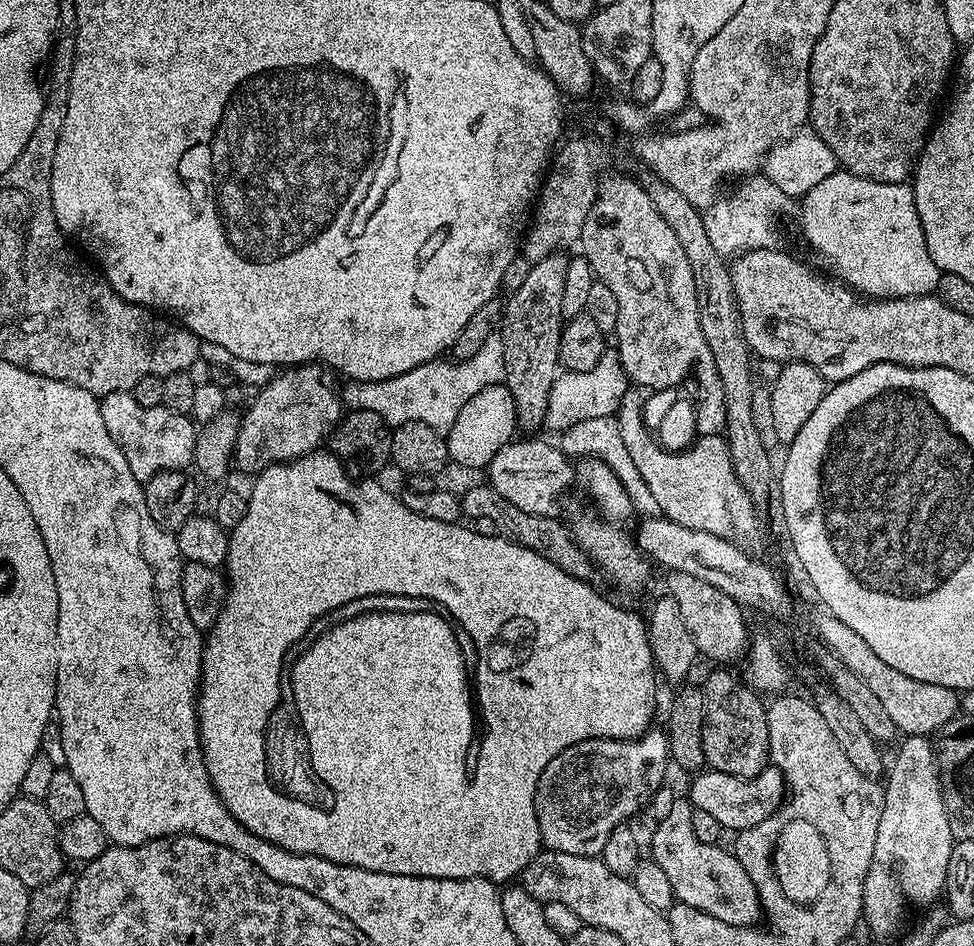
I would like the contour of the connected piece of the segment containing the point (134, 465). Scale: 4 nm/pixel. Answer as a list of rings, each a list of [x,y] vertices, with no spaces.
[[[114,392],[103,397],[99,404],[100,420],[109,438],[120,447],[128,467],[127,475],[133,481],[145,482],[157,472],[180,470],[184,464],[191,463],[198,428],[187,415],[173,414],[163,406],[143,408],[136,402],[135,395],[128,392]]]

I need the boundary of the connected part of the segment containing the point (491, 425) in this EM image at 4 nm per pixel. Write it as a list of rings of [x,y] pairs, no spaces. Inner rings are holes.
[[[498,382],[483,388],[474,394],[474,398],[470,398],[470,402],[466,402],[466,406],[462,406],[462,410],[458,410],[458,418],[454,418],[446,430],[449,458],[460,468],[487,469],[500,447],[513,439],[516,423],[516,403],[508,388]]]

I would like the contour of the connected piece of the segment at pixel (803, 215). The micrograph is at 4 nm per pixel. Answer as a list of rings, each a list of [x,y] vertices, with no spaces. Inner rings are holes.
[[[838,170],[830,174],[830,178],[822,178],[822,182],[806,193],[799,204],[800,228],[804,231],[805,242],[824,259],[825,266],[841,285],[861,297],[875,298],[877,301],[919,296],[933,291],[932,261],[923,255],[915,256],[916,244],[918,248],[918,221],[916,203],[912,200],[912,190],[907,183],[870,180],[847,170]]]

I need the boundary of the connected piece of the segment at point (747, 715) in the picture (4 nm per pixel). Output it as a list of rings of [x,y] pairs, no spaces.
[[[728,670],[716,671],[720,672],[710,673],[702,687],[704,721],[700,723],[700,729],[704,762],[711,771],[749,780],[770,764],[766,704],[752,688],[736,681]]]

